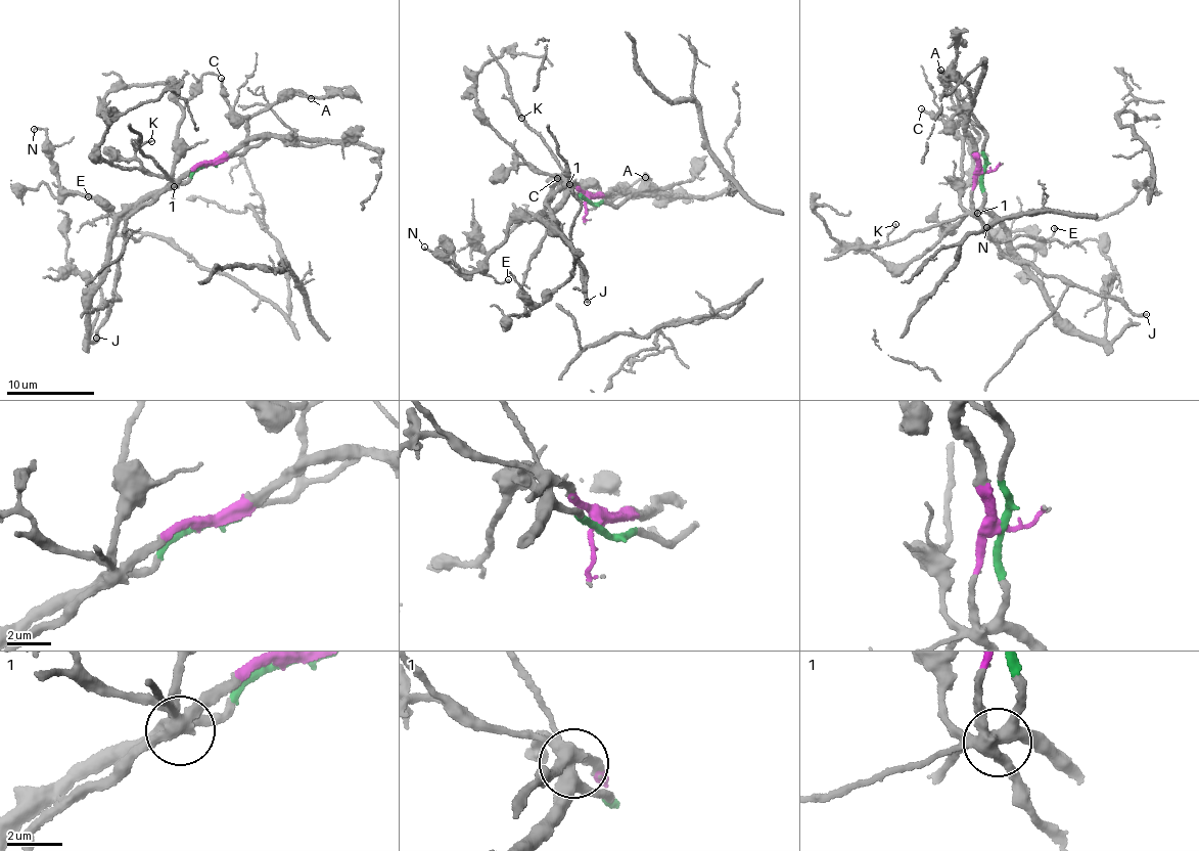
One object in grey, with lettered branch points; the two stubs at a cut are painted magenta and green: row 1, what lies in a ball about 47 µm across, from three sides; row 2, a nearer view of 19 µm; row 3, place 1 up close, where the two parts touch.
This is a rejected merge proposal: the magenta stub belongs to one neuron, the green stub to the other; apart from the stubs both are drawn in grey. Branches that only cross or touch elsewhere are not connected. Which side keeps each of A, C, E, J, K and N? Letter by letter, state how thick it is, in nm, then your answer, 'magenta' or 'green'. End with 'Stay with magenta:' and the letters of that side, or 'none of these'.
A: 130 nm thick; green
C: 140 nm thick; green
E: 140 nm thick; green
J: 240 nm thick; magenta
K: 100 nm thick; magenta
N: 120 nm thick; green
Stay with magenta: J, K

